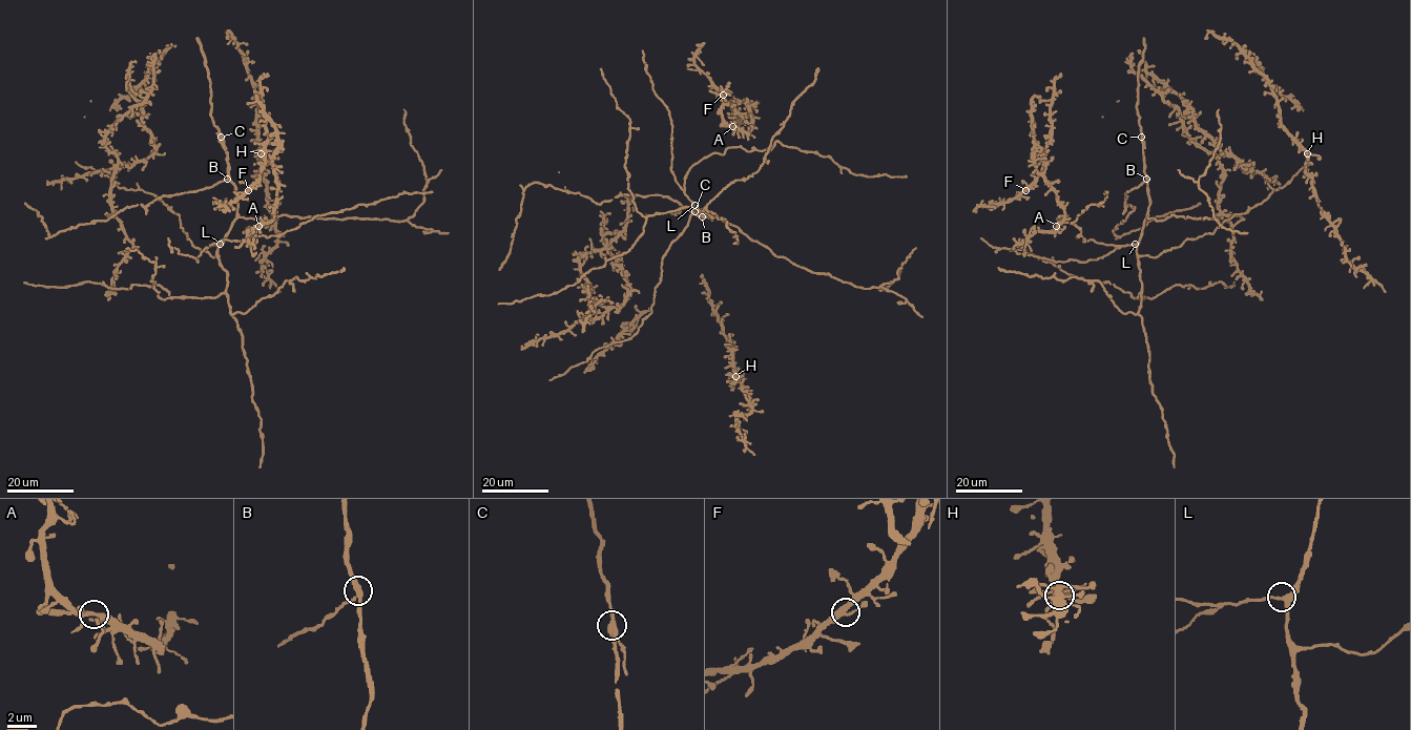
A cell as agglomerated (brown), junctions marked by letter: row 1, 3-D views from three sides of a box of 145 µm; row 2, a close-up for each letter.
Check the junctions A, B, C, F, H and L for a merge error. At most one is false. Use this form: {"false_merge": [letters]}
{"false_merge": ["C"]}

